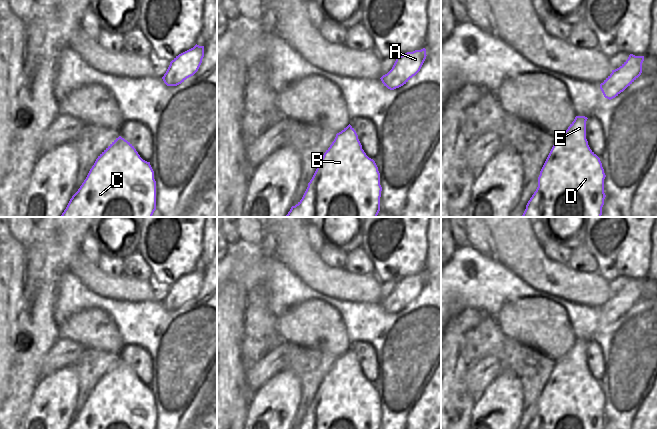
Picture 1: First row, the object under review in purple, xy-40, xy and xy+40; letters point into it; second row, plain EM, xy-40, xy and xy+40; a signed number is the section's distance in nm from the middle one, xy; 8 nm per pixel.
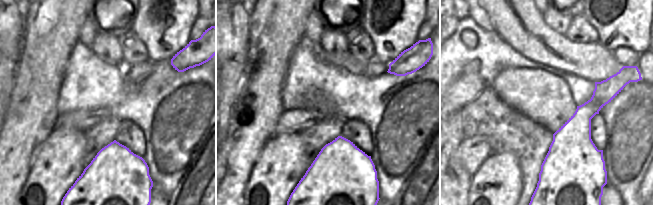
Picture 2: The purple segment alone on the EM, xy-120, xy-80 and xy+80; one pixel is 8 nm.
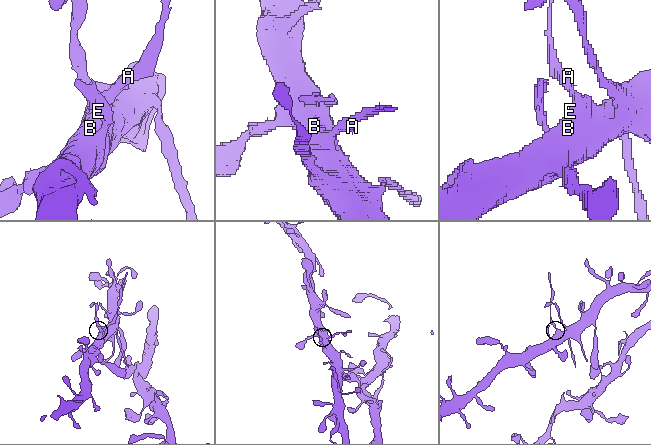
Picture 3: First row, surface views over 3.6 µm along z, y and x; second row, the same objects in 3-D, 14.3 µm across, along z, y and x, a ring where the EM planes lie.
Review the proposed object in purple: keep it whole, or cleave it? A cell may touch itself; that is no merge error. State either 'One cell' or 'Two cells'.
Two cells

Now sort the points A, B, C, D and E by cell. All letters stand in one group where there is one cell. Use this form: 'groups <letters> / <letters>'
groups A / B C D E

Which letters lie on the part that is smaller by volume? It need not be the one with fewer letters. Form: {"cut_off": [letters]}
{"cut_off": ["A"]}

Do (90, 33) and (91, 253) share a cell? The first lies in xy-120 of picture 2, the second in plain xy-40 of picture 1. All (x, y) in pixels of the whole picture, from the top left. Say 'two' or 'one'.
one

